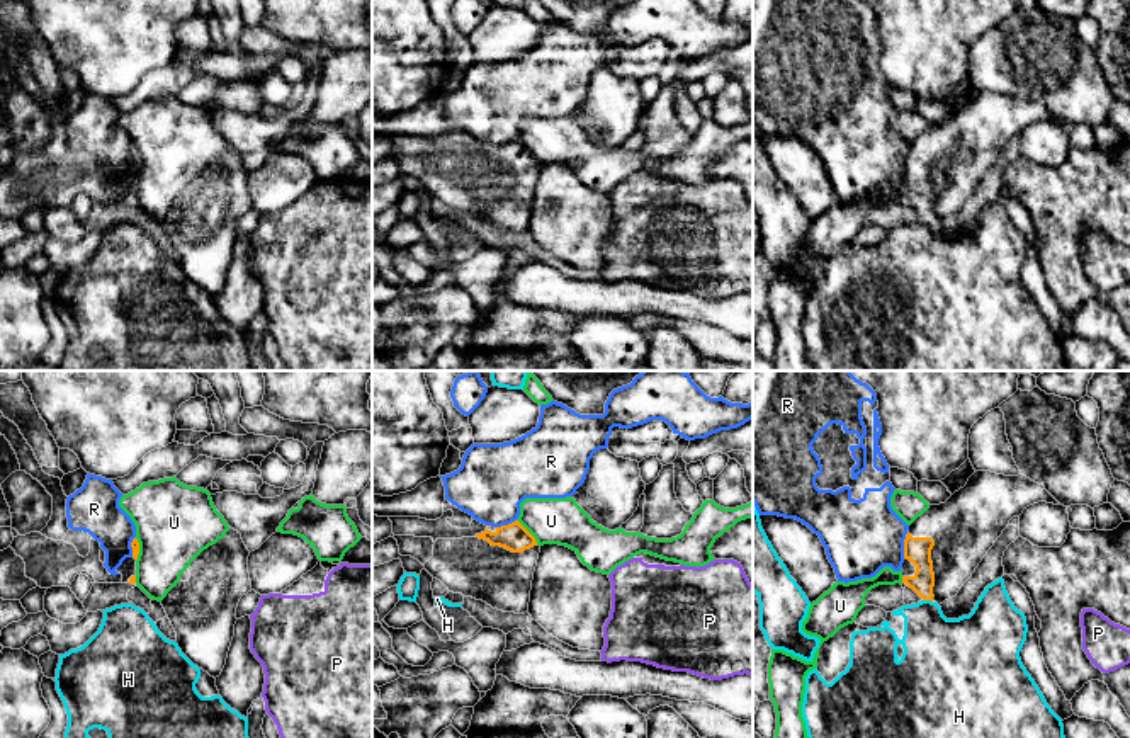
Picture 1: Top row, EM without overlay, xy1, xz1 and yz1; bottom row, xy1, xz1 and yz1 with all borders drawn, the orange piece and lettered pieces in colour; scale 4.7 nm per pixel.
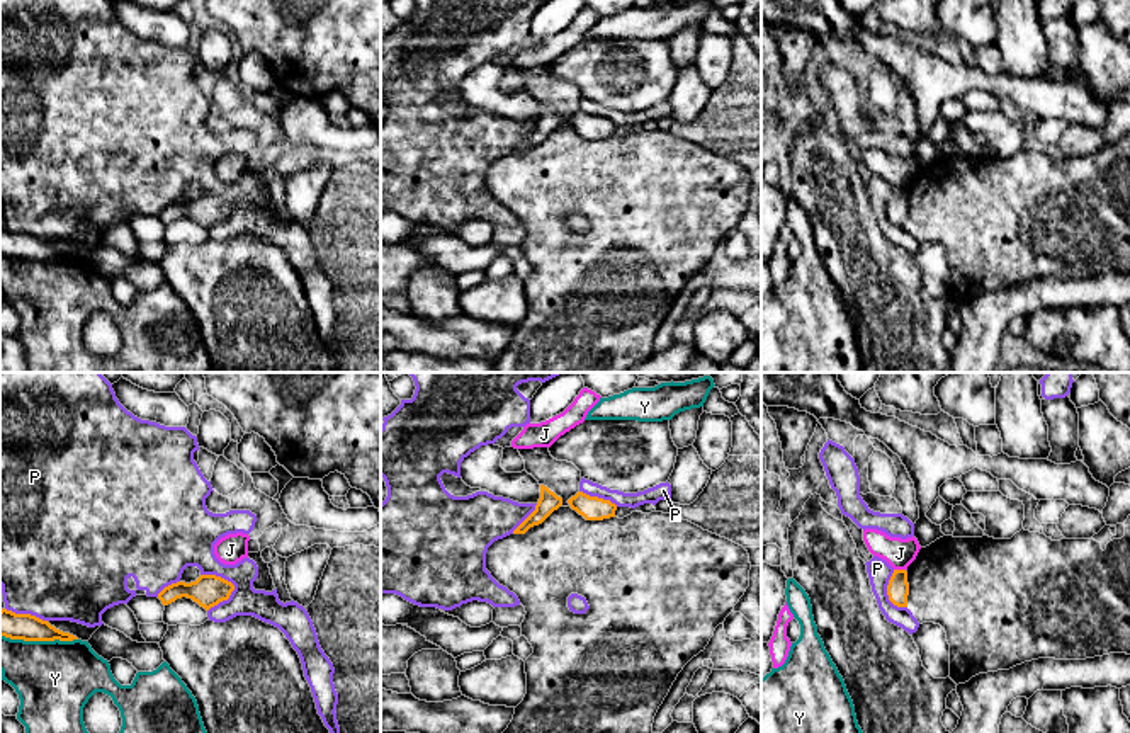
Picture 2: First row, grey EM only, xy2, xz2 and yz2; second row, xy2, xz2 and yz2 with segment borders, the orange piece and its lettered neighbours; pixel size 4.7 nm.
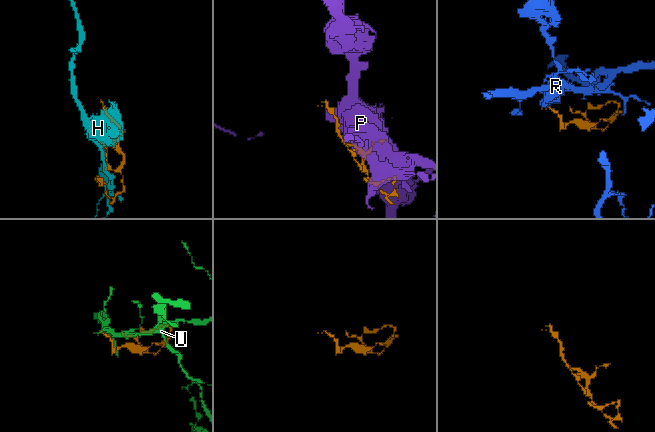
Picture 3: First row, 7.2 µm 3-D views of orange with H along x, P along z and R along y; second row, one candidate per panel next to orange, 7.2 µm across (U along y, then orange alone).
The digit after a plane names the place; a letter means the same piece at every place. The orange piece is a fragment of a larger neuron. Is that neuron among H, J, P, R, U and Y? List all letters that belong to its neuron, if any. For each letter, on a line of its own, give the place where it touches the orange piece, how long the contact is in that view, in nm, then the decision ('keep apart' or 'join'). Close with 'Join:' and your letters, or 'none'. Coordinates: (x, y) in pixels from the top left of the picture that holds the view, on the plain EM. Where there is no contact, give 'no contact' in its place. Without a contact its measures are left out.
H: yz1 (928, 218) | 50 nm | keep apart
J: yz2 (899, 189) | 60 nm | keep apart
P: xy2 (233, 204) | 190 nm | keep apart
R: yz1 (904, 164) | 120 nm | keep apart
U: xz1 (527, 150) | 160 nm | keep apart
Y: xy2 (39, 259) | 360 nm | keep apart
Join: none

